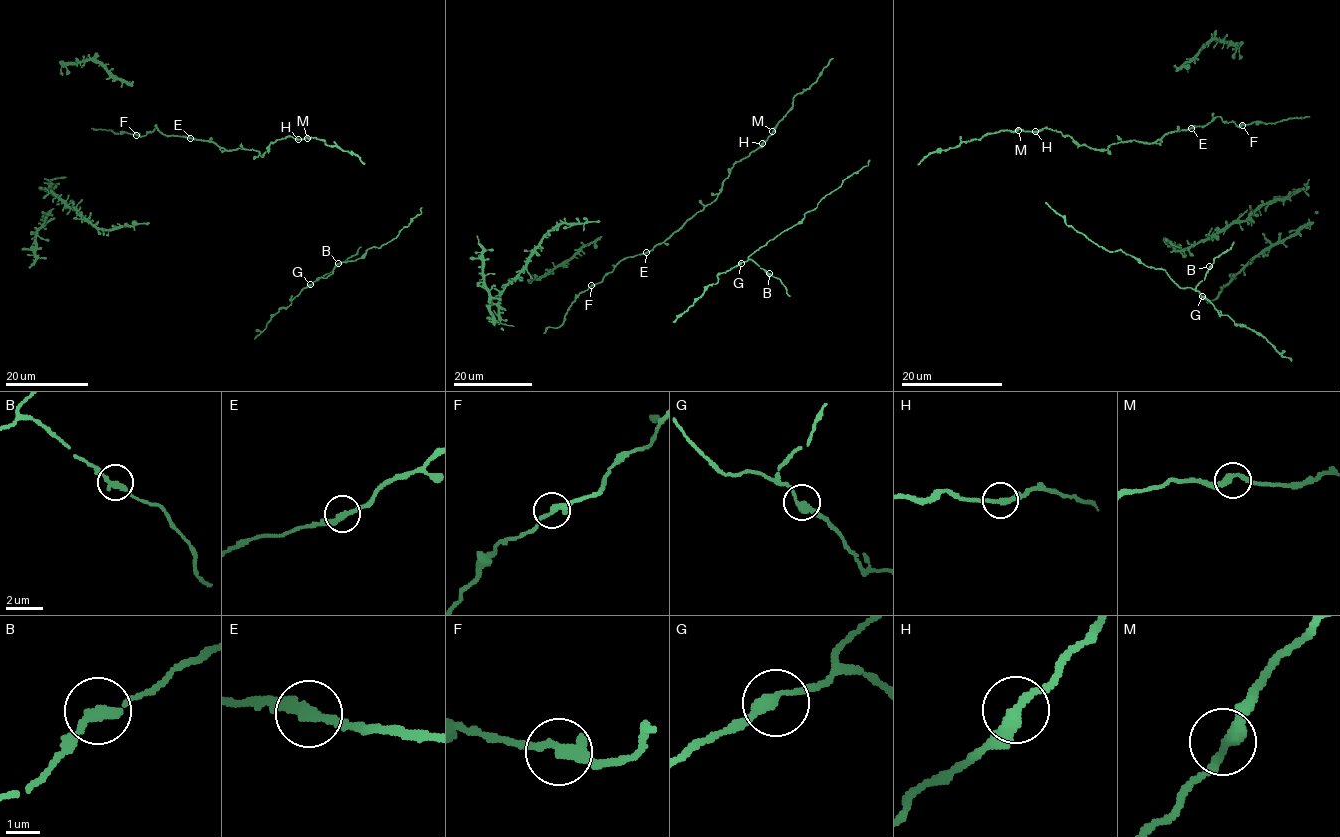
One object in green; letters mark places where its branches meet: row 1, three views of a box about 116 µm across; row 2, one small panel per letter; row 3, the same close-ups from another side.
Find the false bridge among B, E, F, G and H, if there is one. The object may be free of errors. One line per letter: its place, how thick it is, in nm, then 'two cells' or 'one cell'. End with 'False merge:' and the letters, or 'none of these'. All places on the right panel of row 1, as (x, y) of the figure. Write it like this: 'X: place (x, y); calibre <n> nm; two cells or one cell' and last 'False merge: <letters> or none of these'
B: place (1209, 266); calibre 280 nm; one cell
E: place (1191, 128); calibre 280 nm; one cell
F: place (1242, 125); calibre 320 nm; one cell
G: place (1202, 296); calibre 320 nm; one cell
H: place (1035, 131); calibre 300 nm; one cell
False merge: none of these

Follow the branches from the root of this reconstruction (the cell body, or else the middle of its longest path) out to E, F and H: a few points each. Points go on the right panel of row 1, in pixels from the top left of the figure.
E: (1066, 135), (1081, 145), (1105, 150), (1121, 142), (1152, 143), (1166, 134), (1191, 128)
F: (1066, 135), (1081, 145), (1105, 150), (1121, 142), (1152, 143), (1175, 131), (1204, 126), (1215, 117), (1242, 125)
H: (1066, 135), (1047, 128), (1035, 131)

